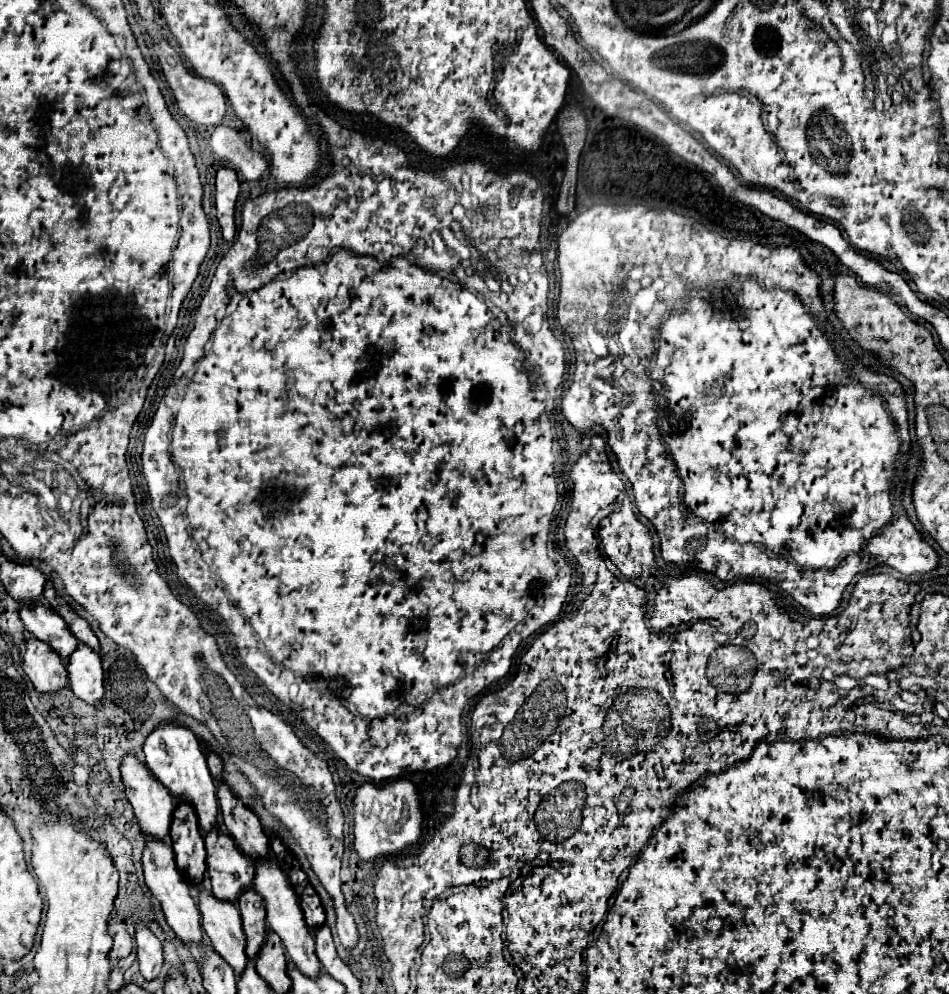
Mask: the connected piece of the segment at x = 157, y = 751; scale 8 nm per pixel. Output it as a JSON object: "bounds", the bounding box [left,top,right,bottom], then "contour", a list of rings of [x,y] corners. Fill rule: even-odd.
{"bounds":[144,724,220,832],"contour":[[[160,724],[160,728],[144,740],[144,754],[146,754],[146,766],[150,768],[150,772],[174,796],[186,798],[188,802],[192,802],[202,832],[210,832],[212,828],[216,828],[218,816],[220,816],[216,784],[214,784],[214,778],[210,776],[210,770],[206,766],[206,756],[194,732],[180,724]]]}

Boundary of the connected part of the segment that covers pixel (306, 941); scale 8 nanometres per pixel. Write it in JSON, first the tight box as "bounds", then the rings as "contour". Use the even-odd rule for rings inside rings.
{"bounds":[254,858,320,978],"contour":[[[274,858],[260,860],[260,864],[256,864],[254,890],[264,898],[266,924],[268,924],[268,928],[272,928],[280,936],[286,952],[290,952],[290,960],[300,968],[300,972],[316,978],[320,972],[320,960],[314,952],[314,936],[304,922],[304,914],[302,914],[300,902],[296,900],[296,892],[292,892],[292,884],[288,884],[288,878],[284,876],[284,872],[280,872],[280,866]]]}

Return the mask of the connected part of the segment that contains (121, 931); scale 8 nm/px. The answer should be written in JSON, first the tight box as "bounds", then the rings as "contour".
{"bounds":[110,924,134,962],"contour":[[[112,924],[110,926],[110,934],[114,938],[114,946],[110,950],[110,962],[126,958],[132,952],[132,946],[134,946],[130,934],[126,932],[126,928],[122,924]]]}

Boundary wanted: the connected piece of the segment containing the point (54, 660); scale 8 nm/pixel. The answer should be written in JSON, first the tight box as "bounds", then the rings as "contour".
{"bounds":[22,638,68,692],"contour":[[[28,638],[26,640],[26,650],[22,654],[22,668],[32,680],[34,688],[38,692],[58,692],[66,688],[68,682],[68,672],[54,648],[48,648],[42,640]]]}

